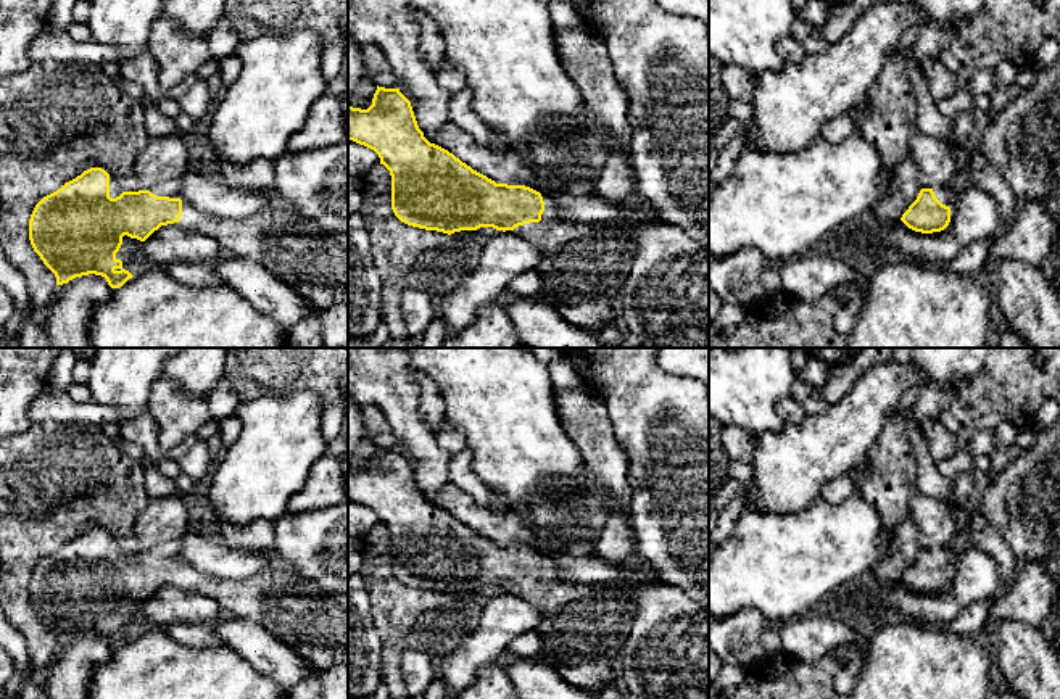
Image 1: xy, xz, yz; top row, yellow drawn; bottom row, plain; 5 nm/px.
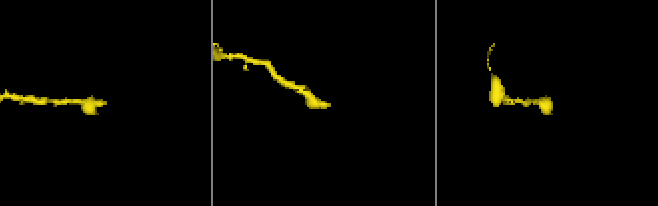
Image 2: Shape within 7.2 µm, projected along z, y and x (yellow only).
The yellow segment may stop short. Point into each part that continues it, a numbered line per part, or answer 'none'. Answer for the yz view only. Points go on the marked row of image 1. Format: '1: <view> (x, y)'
1: yz (944, 194)

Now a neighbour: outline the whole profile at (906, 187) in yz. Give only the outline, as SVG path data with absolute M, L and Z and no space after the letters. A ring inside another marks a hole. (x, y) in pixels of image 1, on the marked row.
M907 155L897 171L889 192L875 205L868 219L875 224L891 224L901 221L902 214L917 200L921 187L918 184L918 169Z

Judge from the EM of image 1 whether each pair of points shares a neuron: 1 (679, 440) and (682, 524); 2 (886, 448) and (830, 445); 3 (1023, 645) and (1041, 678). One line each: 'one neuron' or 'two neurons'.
1: one neuron
2: two neurons
3: one neuron

